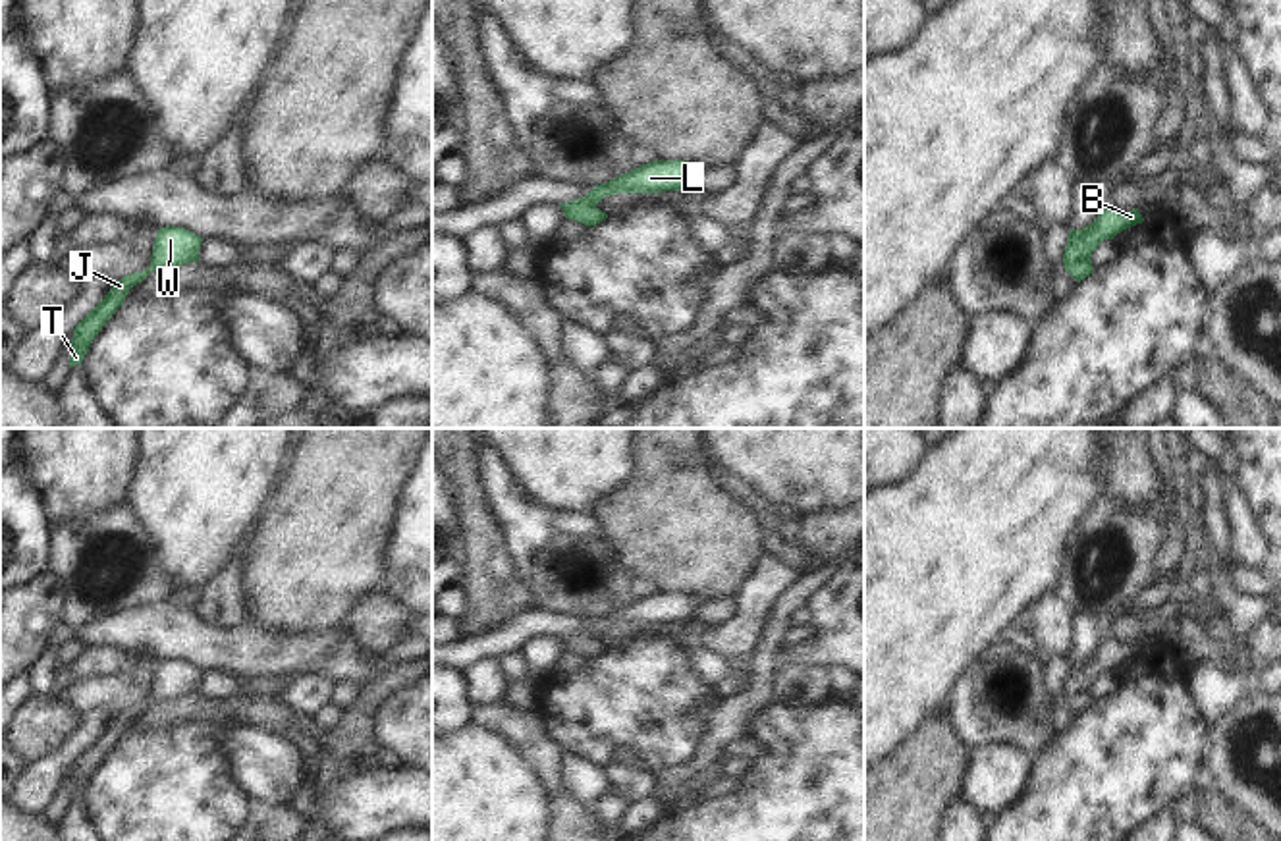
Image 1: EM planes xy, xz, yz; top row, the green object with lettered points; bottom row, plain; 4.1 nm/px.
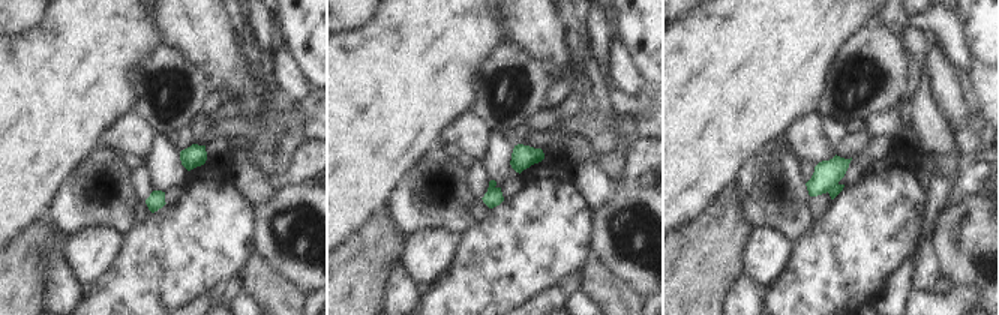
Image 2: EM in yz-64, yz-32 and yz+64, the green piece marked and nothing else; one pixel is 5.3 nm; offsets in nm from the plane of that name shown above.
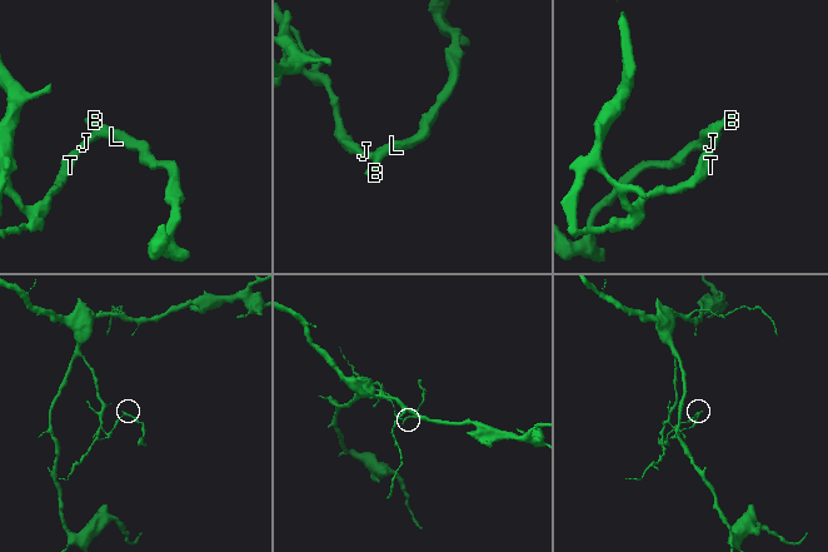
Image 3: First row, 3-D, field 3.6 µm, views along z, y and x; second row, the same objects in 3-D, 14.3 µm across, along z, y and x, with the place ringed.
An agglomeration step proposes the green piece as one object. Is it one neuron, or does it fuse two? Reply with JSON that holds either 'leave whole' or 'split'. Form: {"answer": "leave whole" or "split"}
{"answer": "split"}

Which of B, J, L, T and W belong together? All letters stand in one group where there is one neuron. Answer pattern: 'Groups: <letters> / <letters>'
Groups: B L W / J T

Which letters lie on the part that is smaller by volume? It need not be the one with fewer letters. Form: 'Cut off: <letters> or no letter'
Cut off: B, L, W

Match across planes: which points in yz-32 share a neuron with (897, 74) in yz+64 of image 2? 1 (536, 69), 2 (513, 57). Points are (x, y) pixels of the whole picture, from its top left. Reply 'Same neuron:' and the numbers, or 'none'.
Same neuron: 1, 2

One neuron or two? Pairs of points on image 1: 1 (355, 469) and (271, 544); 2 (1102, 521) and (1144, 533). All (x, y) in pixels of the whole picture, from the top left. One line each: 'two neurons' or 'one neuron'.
1: one neuron
2: one neuron

